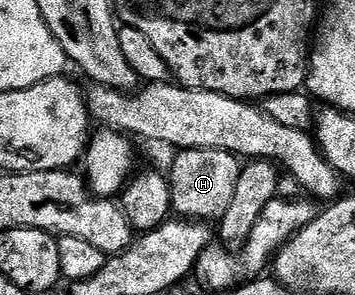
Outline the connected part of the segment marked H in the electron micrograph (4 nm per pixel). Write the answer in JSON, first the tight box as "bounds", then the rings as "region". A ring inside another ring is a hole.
{"bounds":[167,149,243,222],"region":[[[182,149],[173,166],[167,169],[173,213],[186,221],[220,222],[235,196],[235,187],[243,168],[242,158],[218,149]]]}

